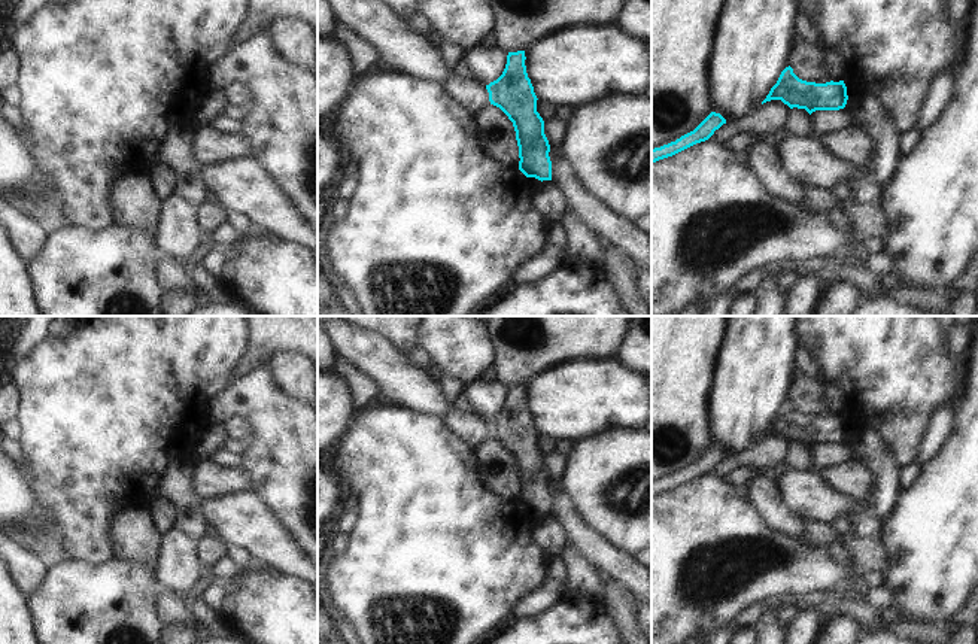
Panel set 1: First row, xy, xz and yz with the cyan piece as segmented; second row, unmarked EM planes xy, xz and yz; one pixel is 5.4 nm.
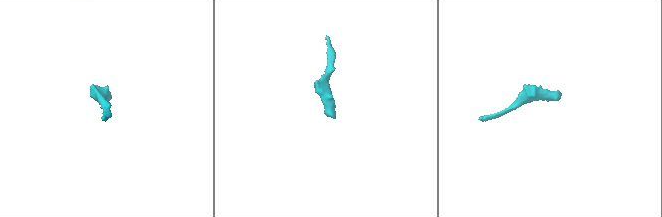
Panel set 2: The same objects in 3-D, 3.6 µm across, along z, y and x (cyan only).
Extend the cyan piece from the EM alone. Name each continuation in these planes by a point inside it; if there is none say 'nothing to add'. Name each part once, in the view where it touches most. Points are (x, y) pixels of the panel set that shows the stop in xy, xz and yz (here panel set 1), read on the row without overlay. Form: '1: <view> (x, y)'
nothing to add

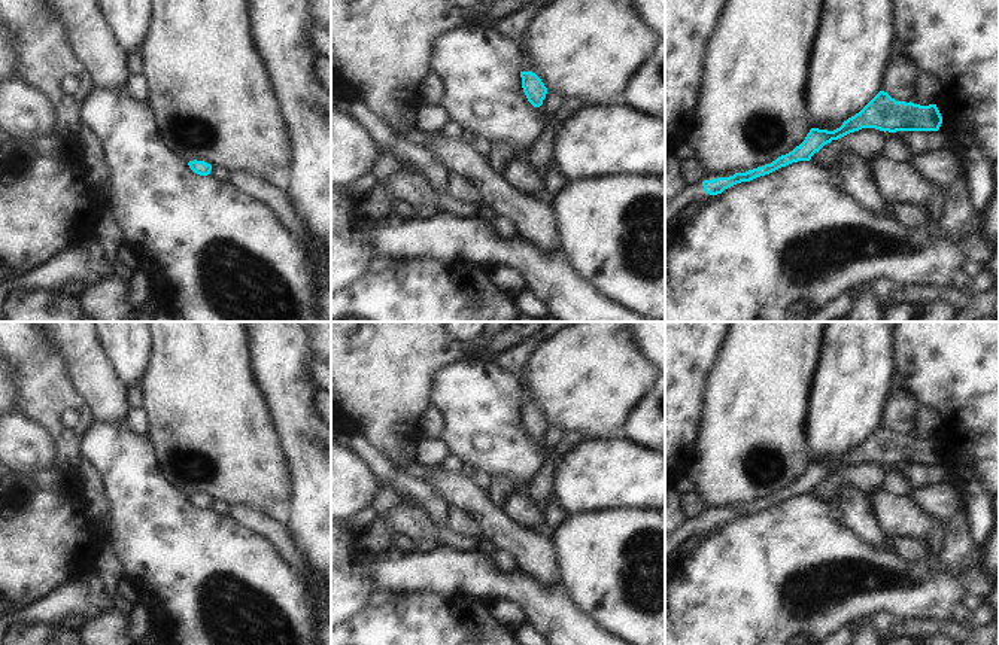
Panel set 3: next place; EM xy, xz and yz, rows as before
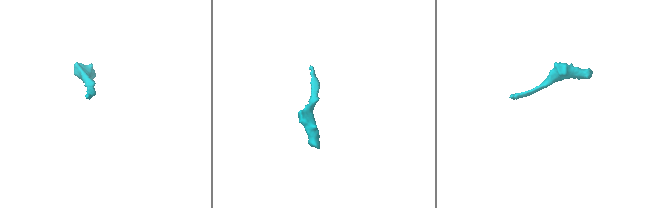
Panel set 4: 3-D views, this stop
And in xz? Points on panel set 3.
nothing to add

